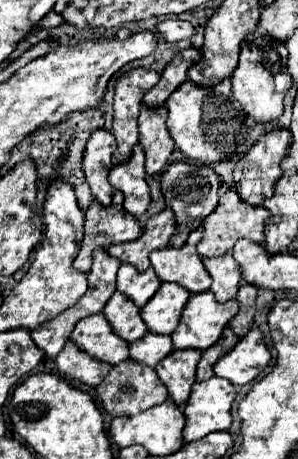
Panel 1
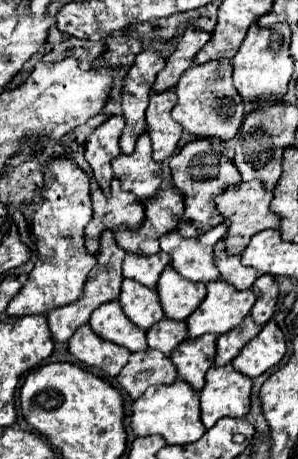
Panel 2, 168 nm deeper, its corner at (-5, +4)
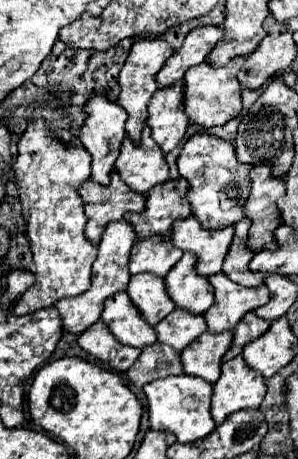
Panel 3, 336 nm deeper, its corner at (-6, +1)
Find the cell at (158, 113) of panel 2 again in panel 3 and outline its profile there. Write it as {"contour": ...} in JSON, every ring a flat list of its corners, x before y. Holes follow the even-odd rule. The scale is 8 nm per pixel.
{"contour":[[173,83,171,87,159,89,149,103,147,125,153,129,151,137,161,145,165,153,173,151,187,131,187,115,183,111,183,85]]}

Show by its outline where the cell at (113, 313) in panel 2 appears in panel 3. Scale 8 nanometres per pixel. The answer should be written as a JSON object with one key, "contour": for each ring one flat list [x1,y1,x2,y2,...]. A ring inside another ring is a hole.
{"contour":[[119,291,119,295,107,299,101,319,109,331,125,345,143,349,157,341,155,327,145,323,145,319,139,315,139,309,131,303,125,291]]}

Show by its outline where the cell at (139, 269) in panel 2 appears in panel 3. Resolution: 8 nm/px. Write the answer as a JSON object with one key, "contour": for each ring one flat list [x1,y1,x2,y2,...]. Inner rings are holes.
{"contour":[[137,239,131,249,129,271,131,275,153,273,165,277,181,255,183,251,179,251,171,239]]}

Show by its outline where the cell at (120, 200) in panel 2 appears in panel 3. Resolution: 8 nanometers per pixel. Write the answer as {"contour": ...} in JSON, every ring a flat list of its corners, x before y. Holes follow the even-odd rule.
{"contour":[[93,179,79,187,79,195,85,201,87,227,85,235,91,243,101,241,101,233,105,231,109,221,121,219,125,213,139,213,145,207,145,195,135,195,135,191,121,191,119,185,99,185]]}

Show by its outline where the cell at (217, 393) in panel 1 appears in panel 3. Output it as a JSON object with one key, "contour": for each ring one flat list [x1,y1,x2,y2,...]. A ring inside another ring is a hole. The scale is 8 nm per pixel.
{"contour":[[243,355,223,363,221,377,213,387,215,393,211,401,211,415,217,425,239,409,259,407,267,391,263,375,247,367]]}

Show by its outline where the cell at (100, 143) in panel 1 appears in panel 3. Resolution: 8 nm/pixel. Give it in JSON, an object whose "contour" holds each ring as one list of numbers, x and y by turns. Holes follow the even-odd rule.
{"contour":[[93,95,85,107,83,107,83,113,87,115,83,127,81,127,81,143,83,147,91,153,93,157,93,171,91,171,91,179,101,183,101,185,107,185,109,183,109,173,113,171,113,165,115,165,115,159,119,157,119,147,121,147,121,141,125,139,125,111,107,99,107,95]]}

